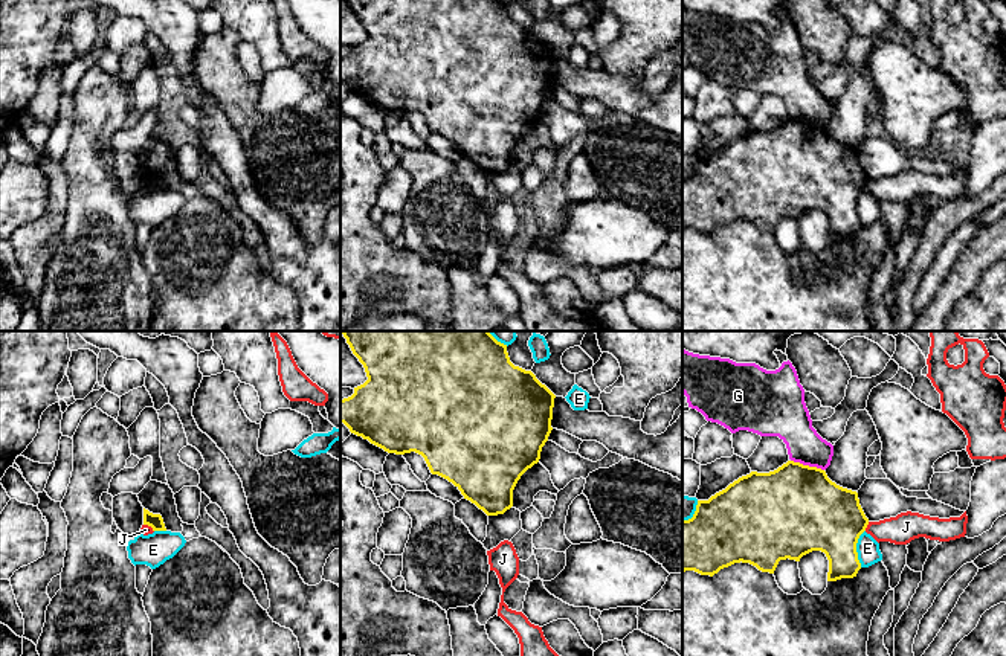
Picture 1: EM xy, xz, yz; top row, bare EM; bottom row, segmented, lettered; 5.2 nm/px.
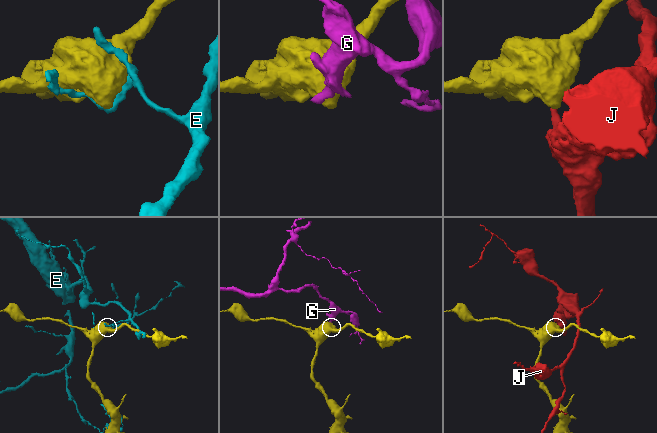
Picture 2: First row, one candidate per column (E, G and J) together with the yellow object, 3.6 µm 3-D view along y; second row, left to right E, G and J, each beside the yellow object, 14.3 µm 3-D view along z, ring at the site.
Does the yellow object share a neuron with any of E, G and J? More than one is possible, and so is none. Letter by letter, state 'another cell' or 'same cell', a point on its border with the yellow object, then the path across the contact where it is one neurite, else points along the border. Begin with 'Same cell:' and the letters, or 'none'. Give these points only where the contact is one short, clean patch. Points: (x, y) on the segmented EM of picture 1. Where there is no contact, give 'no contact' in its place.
Same cell: none
E: another cell | yz (855, 548)
G: another cell | yz (808, 466) | along yz (791, 459), (823, 470)
J: another cell | yz (866, 527) | along yz (869, 522), (864, 530)

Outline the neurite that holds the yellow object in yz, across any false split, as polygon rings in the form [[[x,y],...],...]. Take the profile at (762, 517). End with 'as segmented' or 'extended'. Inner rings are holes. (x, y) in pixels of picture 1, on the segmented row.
[[[788,461],[769,473],[751,471],[716,493],[708,500],[698,500],[692,519],[682,520],[682,572],[695,571],[713,577],[734,563],[750,563],[762,572],[774,574],[780,560],[795,560],[812,551],[821,551],[829,560],[827,581],[853,578],[861,569],[856,543],[866,531],[866,517],[858,493],[832,482],[826,471],[817,467]]]; as segmented

